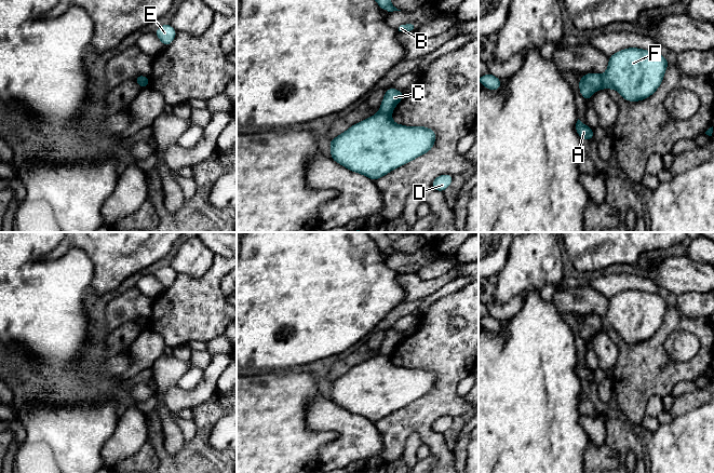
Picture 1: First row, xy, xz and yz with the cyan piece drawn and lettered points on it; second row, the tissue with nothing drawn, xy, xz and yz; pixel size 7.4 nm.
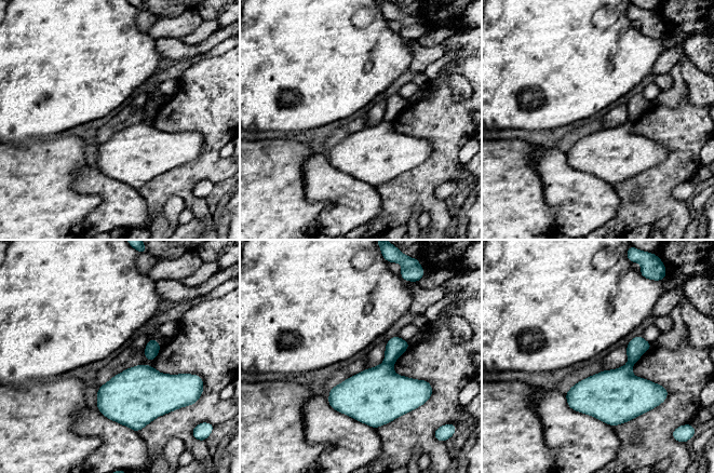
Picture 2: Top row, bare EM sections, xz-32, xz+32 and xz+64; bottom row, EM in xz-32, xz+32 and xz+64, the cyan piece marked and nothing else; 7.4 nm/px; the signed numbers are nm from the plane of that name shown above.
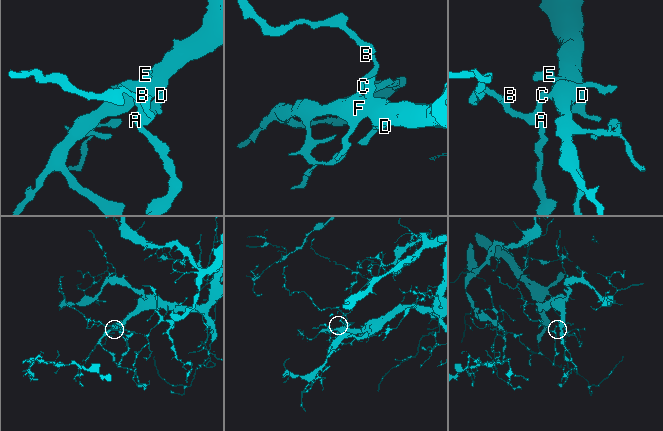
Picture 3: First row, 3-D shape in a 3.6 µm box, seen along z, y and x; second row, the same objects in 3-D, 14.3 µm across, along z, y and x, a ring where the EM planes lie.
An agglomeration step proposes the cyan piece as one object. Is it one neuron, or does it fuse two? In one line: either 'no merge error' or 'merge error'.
merge error

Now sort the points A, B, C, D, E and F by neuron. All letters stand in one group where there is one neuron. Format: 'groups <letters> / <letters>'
groups A B C / D E F

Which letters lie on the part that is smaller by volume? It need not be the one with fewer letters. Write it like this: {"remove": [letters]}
{"remove": ["A", "B", "C"]}

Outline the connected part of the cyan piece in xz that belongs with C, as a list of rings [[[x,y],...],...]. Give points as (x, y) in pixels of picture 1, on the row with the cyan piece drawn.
[[[394,87],[386,90],[386,94],[379,107],[379,112],[391,114],[395,106],[402,100],[405,95],[402,91],[398,91]]]

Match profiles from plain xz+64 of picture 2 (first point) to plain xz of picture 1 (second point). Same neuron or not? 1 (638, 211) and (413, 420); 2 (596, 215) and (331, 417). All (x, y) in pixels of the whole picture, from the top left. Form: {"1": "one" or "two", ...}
{"1": "one", "2": "one"}

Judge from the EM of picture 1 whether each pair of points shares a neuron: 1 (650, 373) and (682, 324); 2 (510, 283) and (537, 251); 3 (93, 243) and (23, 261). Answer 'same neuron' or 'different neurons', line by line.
1: same neuron
2: same neuron
3: different neurons

